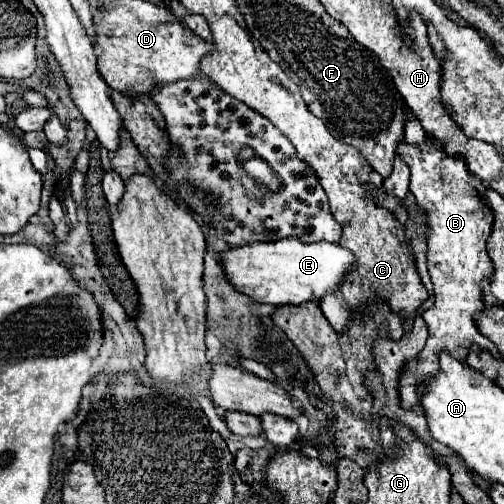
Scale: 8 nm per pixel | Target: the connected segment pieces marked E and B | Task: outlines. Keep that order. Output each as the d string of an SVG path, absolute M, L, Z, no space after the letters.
M294 237L268 243L254 241L220 253L222 273L228 283L252 301L270 305L300 305L310 299L322 299L328 289L336 289L342 283L354 261L354 255L336 243L304 243Z
M428 137L422 145L410 145L402 139L396 147L400 159L410 167L410 191L416 197L416 205L428 217L426 259L436 295L434 305L422 313L430 329L426 347L414 359L408 359L400 373L398 395L402 409L410 409L412 405L420 403L418 387L424 379L438 373L440 351L450 351L450 355L454 355L456 359L464 357L470 345L478 345L482 349L488 349L490 353L496 353L494 343L488 341L474 323L474 313L482 311L484 305L480 289L482 277L490 277L494 273L486 247L492 233L492 213L470 183L466 163L460 157L450 157L440 147L432 145L432 141L434 139Z

